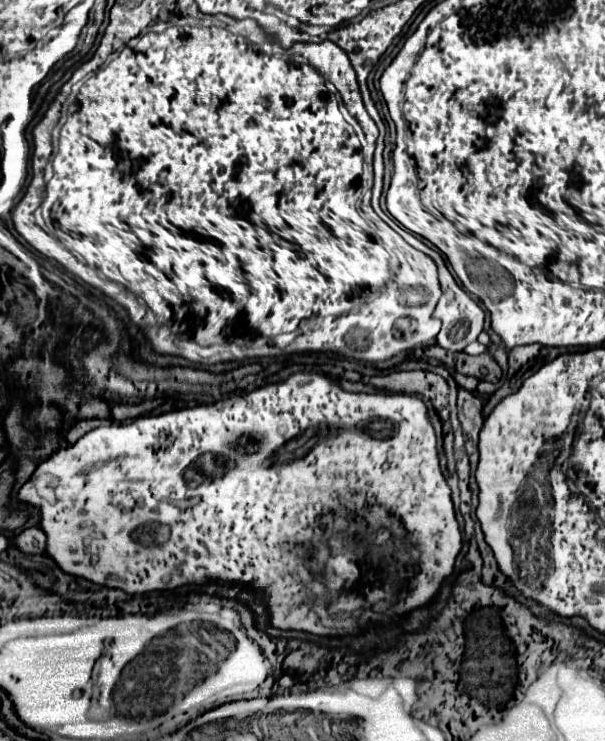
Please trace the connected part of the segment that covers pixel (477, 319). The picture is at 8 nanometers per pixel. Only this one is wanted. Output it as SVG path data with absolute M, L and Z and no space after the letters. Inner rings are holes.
M413 235L413 241L411 241L411 245L415 247L415 249L419 249L419 251L423 251L423 253L427 253L429 257L433 257L433 261L437 263L437 269L439 269L439 281L441 281L441 289L443 289L443 297L441 297L441 301L439 301L439 305L437 305L437 309L435 309L435 315L443 321L443 327L441 327L441 333L437 335L437 345L439 347L443 347L445 351L451 351L451 353L459 353L459 351L463 351L469 343L473 343L473 341L477 341L477 337L479 337L479 333L483 331L483 321L485 321L485 313L483 313L483 309L457 285L457 281L453 279L453 275L449 273L449 269L447 269L447 265L445 265L445 261L443 261L443 255L437 251L437 249L433 249L433 247L429 247L429 245L425 245L419 237L415 237Z

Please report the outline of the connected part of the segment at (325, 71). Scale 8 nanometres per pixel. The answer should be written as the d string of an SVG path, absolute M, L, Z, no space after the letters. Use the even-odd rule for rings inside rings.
M321 41L321 43L295 43L293 47L289 47L289 53L299 53L301 57L305 57L327 81L331 81L337 91L341 93L341 99L347 107L349 113L353 113L353 117L357 117L357 123L361 125L363 133L365 133L365 141L367 141L367 153L373 153L373 147L375 147L375 139L377 139L377 127L373 123L373 119L367 115L365 107L363 107L363 101L361 101L361 93L359 93L359 85L357 85L357 79L355 79L355 73L353 73L353 67L349 63L349 57L347 53L339 47L339 45L333 45L331 41Z

